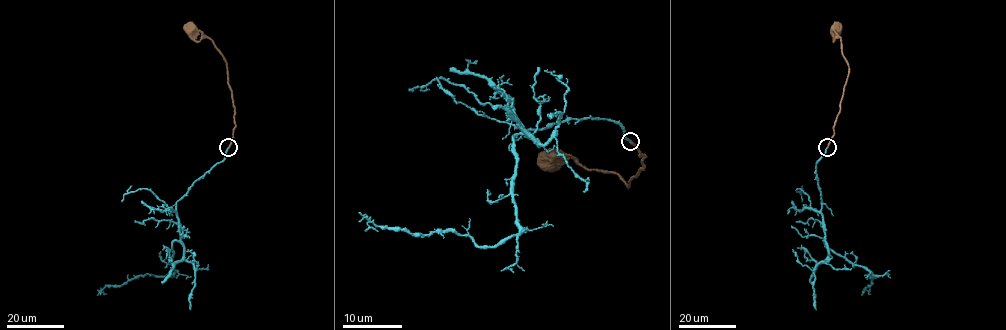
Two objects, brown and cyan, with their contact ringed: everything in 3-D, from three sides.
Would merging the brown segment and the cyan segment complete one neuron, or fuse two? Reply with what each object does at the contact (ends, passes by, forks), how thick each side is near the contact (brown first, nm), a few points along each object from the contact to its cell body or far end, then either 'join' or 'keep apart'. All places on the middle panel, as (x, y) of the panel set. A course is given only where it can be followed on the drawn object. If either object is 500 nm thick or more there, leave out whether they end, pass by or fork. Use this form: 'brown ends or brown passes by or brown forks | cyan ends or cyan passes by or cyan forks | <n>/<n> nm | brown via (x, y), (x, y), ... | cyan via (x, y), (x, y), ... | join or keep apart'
brown ends | cyan ends | 240/220 nm | brown via (630, 142), (645, 157), (643, 168), (628, 186), (615, 173), (585, 168), (571, 157), (555, 167), (546, 164) | cyan via (630, 140), (591, 118), (522, 128), (519, 230), (492, 246), (450, 230), (365, 231) | join

